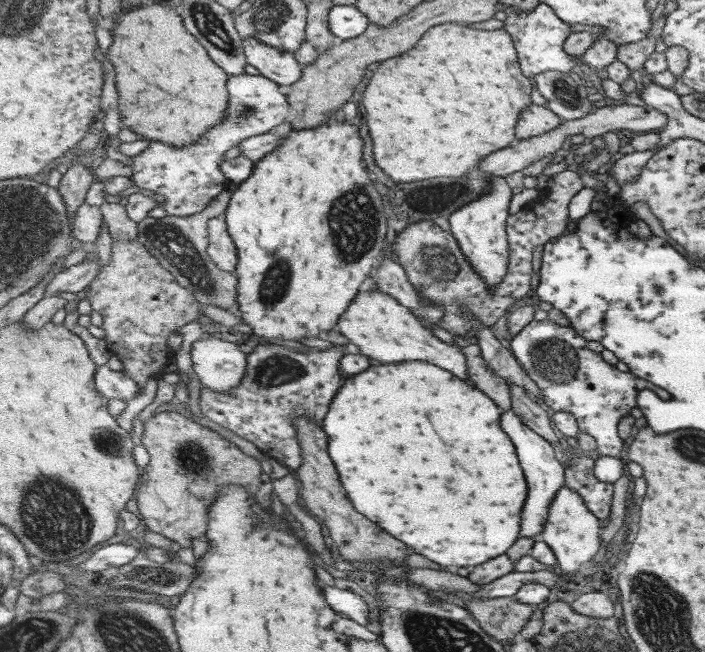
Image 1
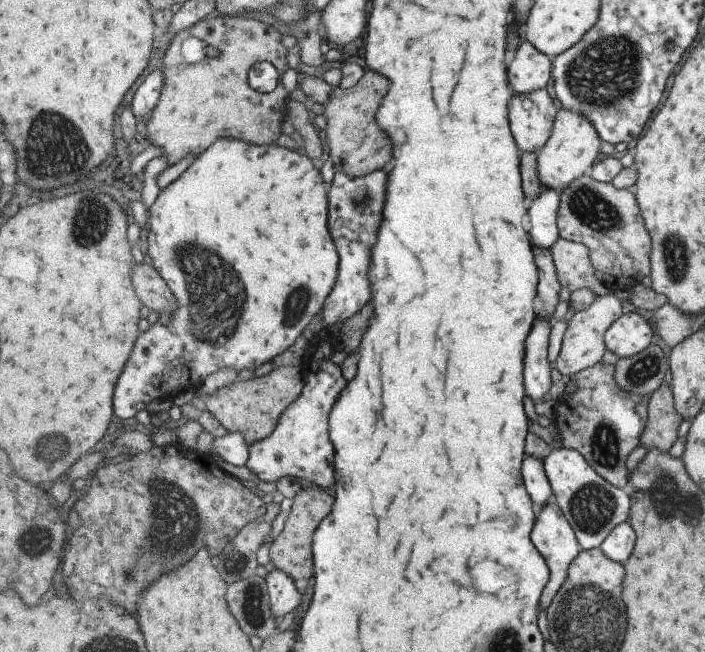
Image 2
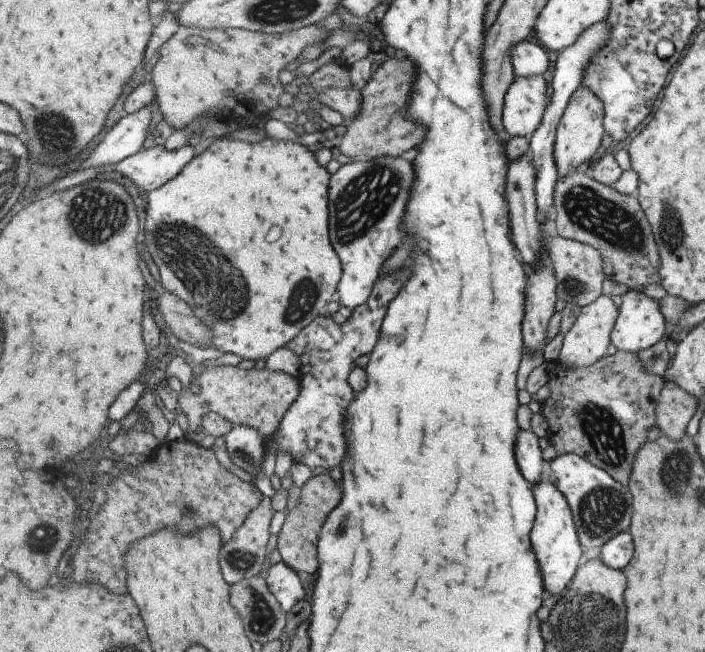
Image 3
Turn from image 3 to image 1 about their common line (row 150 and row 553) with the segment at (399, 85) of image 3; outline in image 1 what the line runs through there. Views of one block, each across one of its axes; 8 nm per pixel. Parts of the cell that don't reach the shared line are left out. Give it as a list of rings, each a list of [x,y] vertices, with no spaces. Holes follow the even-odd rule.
[[[301,415],[296,420],[296,429],[301,438],[300,445],[304,457],[304,464],[296,469],[298,480],[302,482],[302,500],[306,504],[306,509],[324,522],[336,550],[345,559],[357,565],[365,559],[396,563],[405,560],[409,556],[407,546],[353,508],[351,499],[347,498],[347,492],[339,480],[339,472],[329,456],[329,438],[325,430],[317,426],[309,415]]]

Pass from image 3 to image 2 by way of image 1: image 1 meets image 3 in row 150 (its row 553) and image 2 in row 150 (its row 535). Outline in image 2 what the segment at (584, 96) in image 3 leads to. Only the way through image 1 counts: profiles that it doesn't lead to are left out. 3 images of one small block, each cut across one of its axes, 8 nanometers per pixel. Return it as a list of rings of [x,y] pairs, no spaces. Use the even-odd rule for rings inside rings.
[[[562,108],[553,126],[552,138],[538,155],[539,178],[545,188],[553,188],[562,193],[581,176],[588,175],[602,157],[600,133],[596,125],[581,112]]]

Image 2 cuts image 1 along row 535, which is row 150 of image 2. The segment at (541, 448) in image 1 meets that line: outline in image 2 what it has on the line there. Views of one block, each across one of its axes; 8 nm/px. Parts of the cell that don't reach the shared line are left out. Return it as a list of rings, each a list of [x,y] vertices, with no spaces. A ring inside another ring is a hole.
[[[545,88],[513,98],[511,124],[523,154],[529,152],[539,154],[549,142],[560,109],[559,103],[549,96]]]

